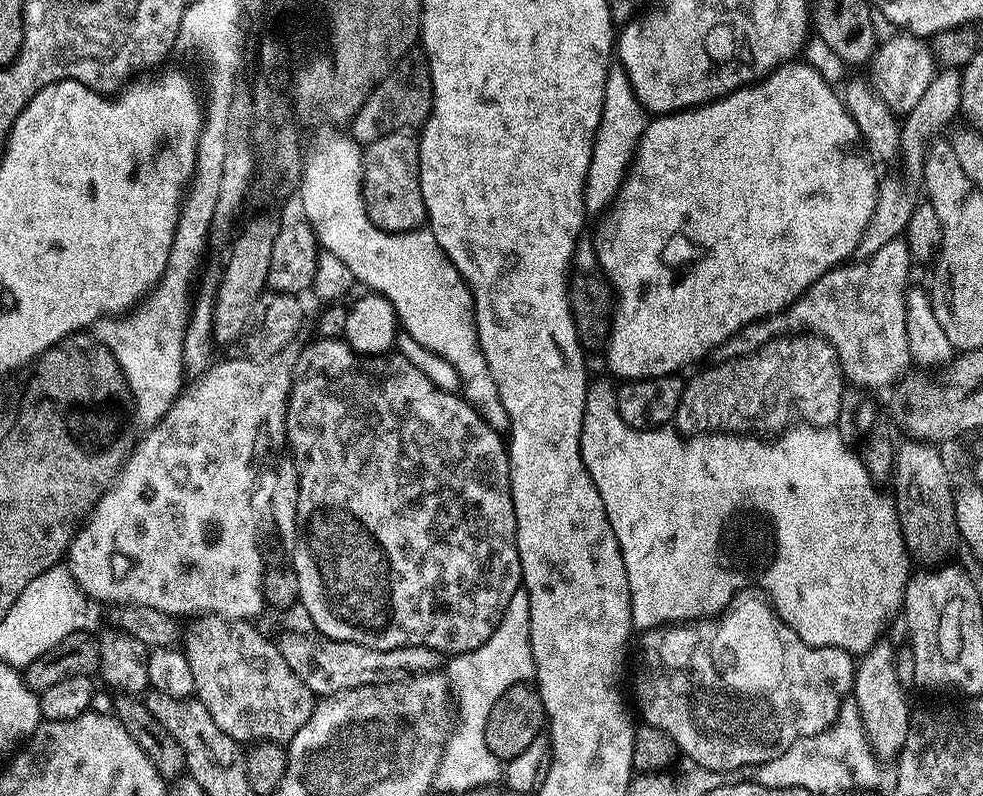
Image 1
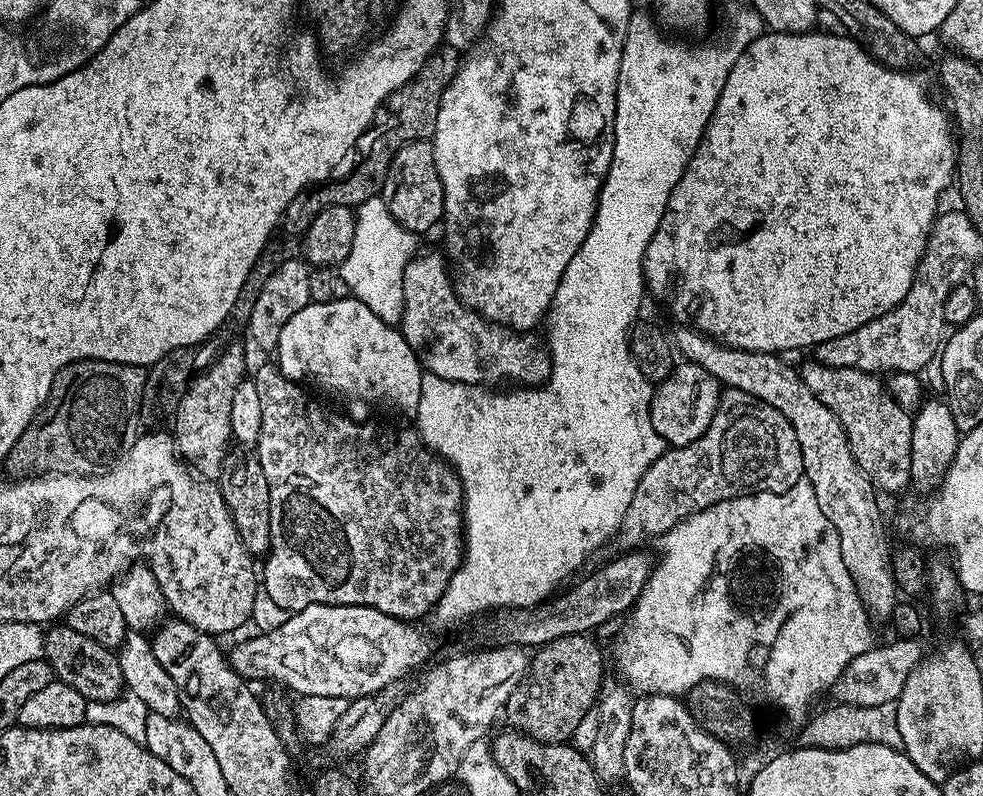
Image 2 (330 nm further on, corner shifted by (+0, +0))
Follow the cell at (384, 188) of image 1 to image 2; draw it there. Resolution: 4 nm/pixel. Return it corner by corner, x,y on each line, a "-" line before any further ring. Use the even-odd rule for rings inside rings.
411,140
397,148
388,165
382,199
387,202
390,214
407,232
419,234
439,225
444,218
444,190
438,174
436,155
427,140

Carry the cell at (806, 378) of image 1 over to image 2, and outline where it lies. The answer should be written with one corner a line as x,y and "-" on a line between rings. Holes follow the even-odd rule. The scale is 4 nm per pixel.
725,387
720,393
718,410
706,431
686,446
669,447
648,467
646,474
642,474
619,531
628,532
628,536
652,532
656,538
660,538
671,532
675,524
707,513
704,512
707,508
715,509
721,500
754,492
785,492
801,483
801,480
800,447
788,420
767,402
761,402
737,388

